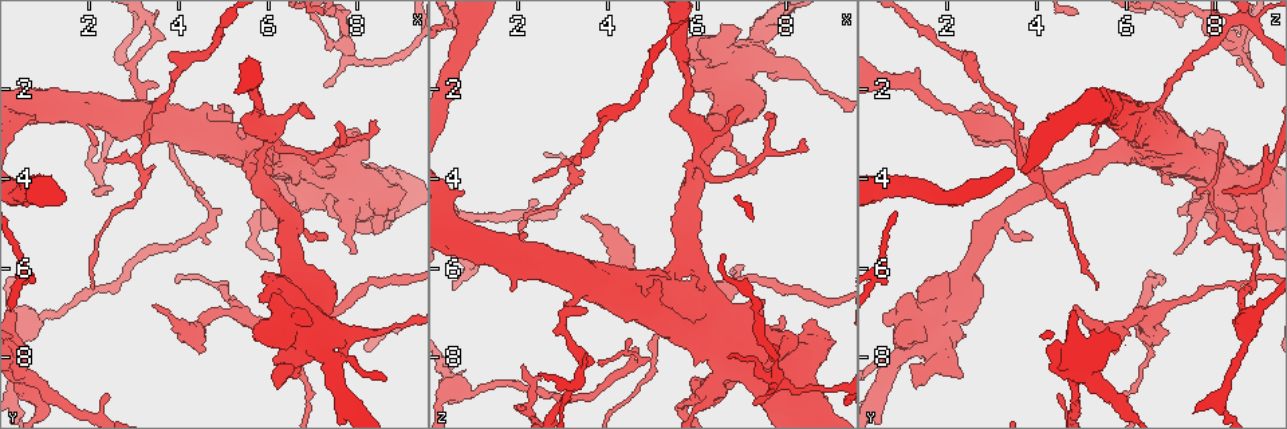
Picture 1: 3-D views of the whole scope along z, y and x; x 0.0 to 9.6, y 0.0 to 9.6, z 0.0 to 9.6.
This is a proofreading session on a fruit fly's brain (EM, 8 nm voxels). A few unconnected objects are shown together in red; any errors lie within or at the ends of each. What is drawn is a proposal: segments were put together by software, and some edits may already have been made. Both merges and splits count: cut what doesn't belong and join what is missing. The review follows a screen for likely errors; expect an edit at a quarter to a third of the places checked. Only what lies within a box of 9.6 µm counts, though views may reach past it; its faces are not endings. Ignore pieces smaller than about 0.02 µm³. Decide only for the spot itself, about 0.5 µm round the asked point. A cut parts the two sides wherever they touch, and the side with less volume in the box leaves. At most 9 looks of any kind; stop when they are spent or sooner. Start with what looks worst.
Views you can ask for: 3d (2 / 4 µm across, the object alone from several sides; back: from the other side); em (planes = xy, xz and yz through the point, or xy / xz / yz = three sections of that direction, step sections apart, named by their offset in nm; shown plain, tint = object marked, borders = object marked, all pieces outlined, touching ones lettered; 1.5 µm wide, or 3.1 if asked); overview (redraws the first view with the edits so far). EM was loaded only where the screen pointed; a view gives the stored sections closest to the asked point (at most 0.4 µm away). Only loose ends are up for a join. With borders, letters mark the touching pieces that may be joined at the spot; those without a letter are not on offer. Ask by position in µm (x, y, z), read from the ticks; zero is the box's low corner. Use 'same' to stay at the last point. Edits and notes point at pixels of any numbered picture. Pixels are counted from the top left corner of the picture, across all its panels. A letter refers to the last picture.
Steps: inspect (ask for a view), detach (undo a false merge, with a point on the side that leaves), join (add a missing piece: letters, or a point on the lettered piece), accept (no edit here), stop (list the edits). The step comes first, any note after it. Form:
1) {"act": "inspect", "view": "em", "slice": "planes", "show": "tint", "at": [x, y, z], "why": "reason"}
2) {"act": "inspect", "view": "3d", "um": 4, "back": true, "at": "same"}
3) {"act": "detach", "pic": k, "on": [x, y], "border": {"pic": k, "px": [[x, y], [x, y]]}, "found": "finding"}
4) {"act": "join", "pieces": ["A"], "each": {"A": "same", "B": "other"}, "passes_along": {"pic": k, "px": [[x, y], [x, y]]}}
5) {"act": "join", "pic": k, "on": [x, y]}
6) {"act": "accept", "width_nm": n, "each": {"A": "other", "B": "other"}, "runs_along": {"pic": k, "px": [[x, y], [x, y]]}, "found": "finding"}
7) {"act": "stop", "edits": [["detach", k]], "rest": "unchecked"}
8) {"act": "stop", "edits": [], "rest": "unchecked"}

{"act": "inspect", "view": "em", "slice": "planes", "show": "borders", "at": [3.40, 6.80, 4.85], "why": "branch stops here"}

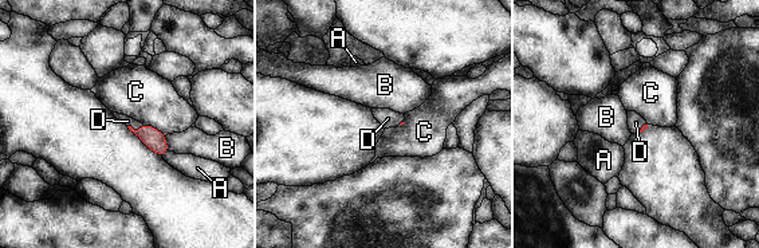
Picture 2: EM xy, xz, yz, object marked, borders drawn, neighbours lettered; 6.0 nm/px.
{"act": "join", "pic": 2, "on": [125, 119], "each": {"A": "other", "B": "other", "C": "other", "D": "same"}, "passes_along": {"pic": 2, "px": [[154, 140], [136, 130], [125, 119]]}, "found": "it goes on there"}

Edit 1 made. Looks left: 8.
{"act": "inspect", "view": "overview", "why": "redraw"}

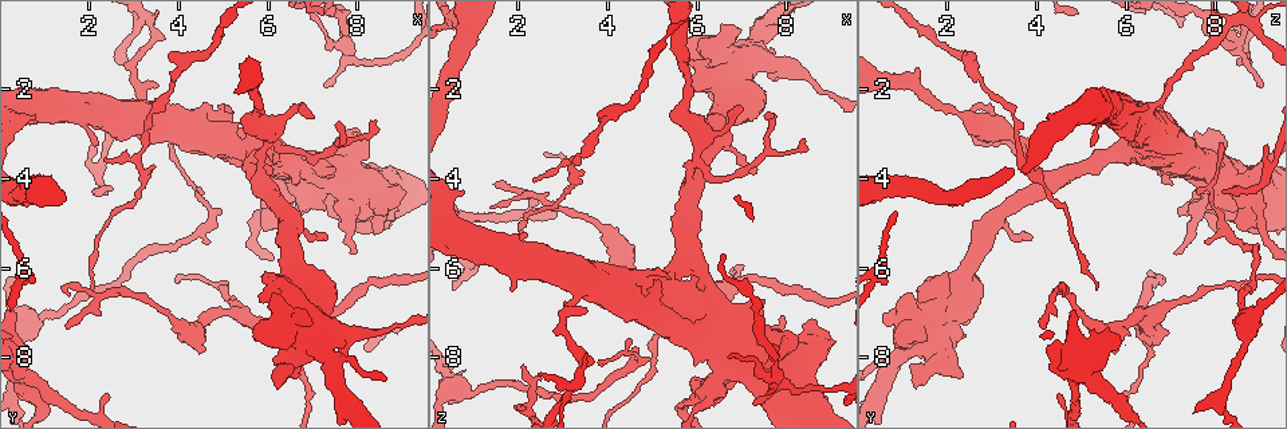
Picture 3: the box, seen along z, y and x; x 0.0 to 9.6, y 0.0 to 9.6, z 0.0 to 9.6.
{"act": "inspect", "view": "em", "slice": "xy", "step": 4, "show": "tint", "at": [7.70, 0.95, 8.45], "why": "arms run side by side"}

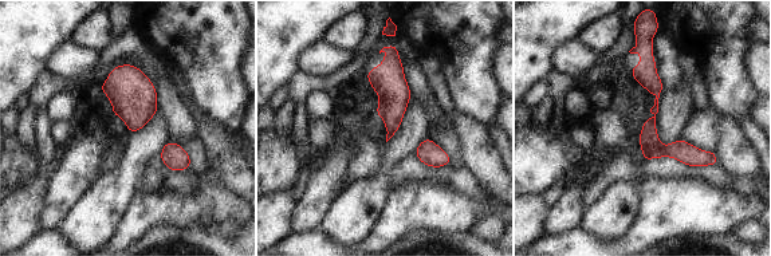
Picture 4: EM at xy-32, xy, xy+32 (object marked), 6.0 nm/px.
{"act": "inspect", "view": "em", "slice": "planes", "show": "tint", "at": "same", "why": "another direction"}

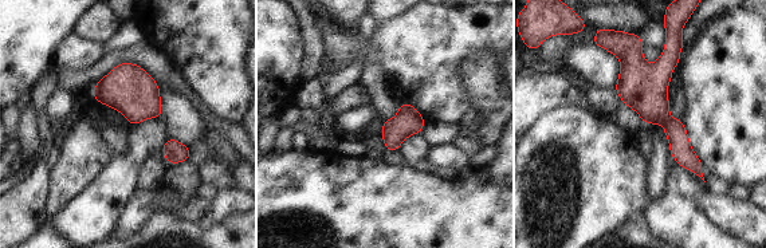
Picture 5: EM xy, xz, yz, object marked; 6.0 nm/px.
{"act": "inspect", "view": "em", "slice": "planes", "show": "borders", "at": "same"}

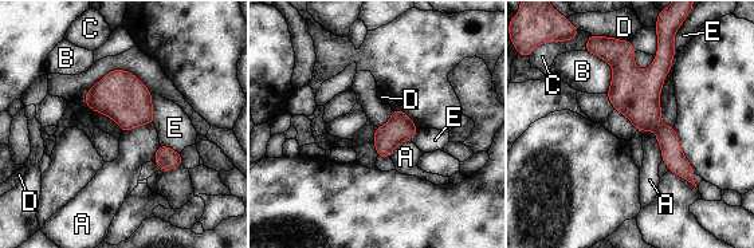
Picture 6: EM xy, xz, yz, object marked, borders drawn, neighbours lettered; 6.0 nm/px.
{"act": "accept", "width_nm": 300, "each": {"A": "other", "B": "other", "C": "other", "D": "other", "E": "other"}, "runs_along": {"pic": 6, "px": [[676, 15], [650, 82], [664, 157]]}, "found": "continuous, no second neuron"}

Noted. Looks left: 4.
{"act": "inspect", "view": "em", "slice": "xz", "step": 4, "show": "plain", "at": [5.85, 3.65, 8.25], "why": "free end"}

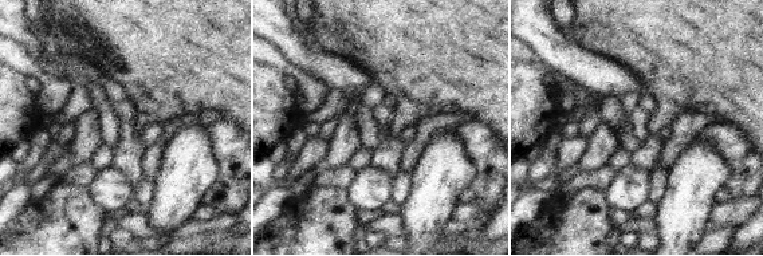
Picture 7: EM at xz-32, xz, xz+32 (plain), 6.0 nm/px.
{"act": "inspect", "view": "em", "slice": "xz", "step": 4, "show": "borders", "at": "same"}

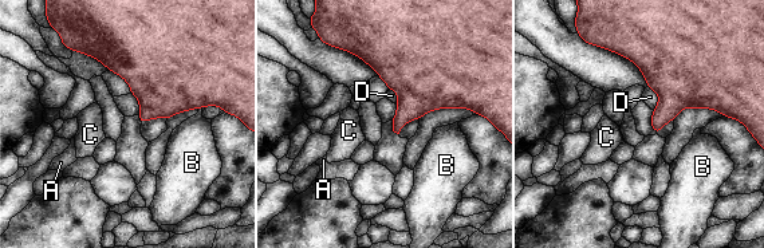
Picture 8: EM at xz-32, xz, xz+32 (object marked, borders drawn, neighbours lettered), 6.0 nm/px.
{"act": "accept", "each": {"A": "other", "B": "other", "C": "other", "D": "other"}, "border": {"pic": 8, "px": [[646, 86], [658, 97], [652, 109]]}, "found": "no lettered piece goes on from it"}

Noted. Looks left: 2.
{"act": "inspect", "view": "3d", "um": 4, "at": [2.35, 3.60, 4.00], "why": "an open end"}

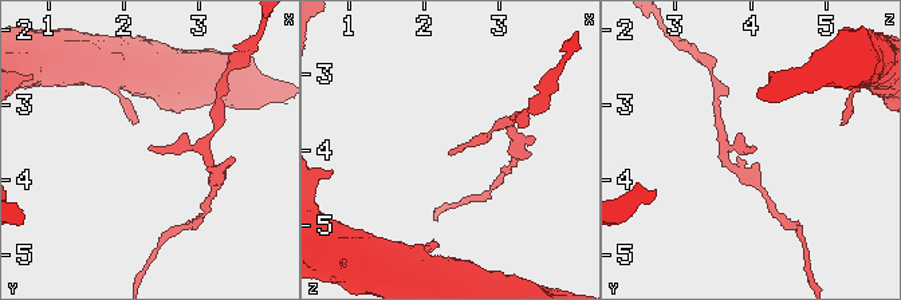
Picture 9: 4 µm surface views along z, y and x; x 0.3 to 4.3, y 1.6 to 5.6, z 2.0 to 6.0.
{"act": "inspect", "view": "em", "slice": "planes", "show": "borders", "at": [2.35, 3.60, 4.05], "why": "need the tissue"}

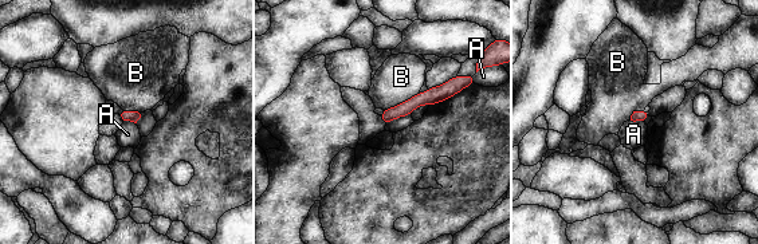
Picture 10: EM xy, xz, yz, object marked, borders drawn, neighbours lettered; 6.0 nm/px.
{"act": "accept", "each": {"A": "other", "B": "other"}, "border": {"pic": 10, "px": [[456, 74], [443, 83], [428, 89]]}, "found": "no lettered piece goes on from it"}

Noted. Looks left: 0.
{"act": "stop", "edits": [["join", 2]], "rest": "unchecked"}

